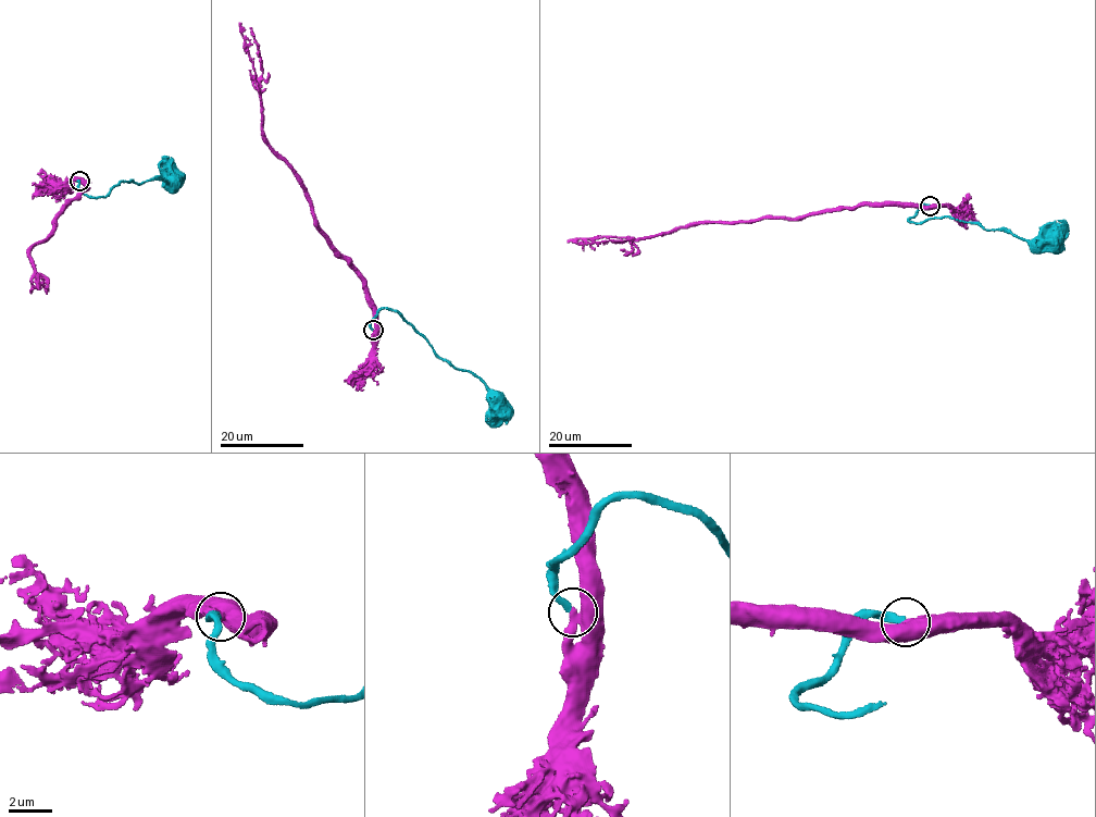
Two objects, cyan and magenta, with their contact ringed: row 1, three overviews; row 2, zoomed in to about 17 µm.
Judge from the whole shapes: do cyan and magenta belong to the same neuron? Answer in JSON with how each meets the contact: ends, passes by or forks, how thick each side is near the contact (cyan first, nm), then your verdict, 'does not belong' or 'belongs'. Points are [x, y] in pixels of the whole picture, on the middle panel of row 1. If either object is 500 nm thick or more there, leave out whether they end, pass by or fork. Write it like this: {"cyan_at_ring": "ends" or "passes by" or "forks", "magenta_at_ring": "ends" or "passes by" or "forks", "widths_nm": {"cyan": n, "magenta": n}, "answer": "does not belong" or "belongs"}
{"cyan_at_ring": "ends", "magenta_at_ring": "passes by", "widths_nm": {"cyan": 340, "magenta": 460}, "answer": "belongs"}

